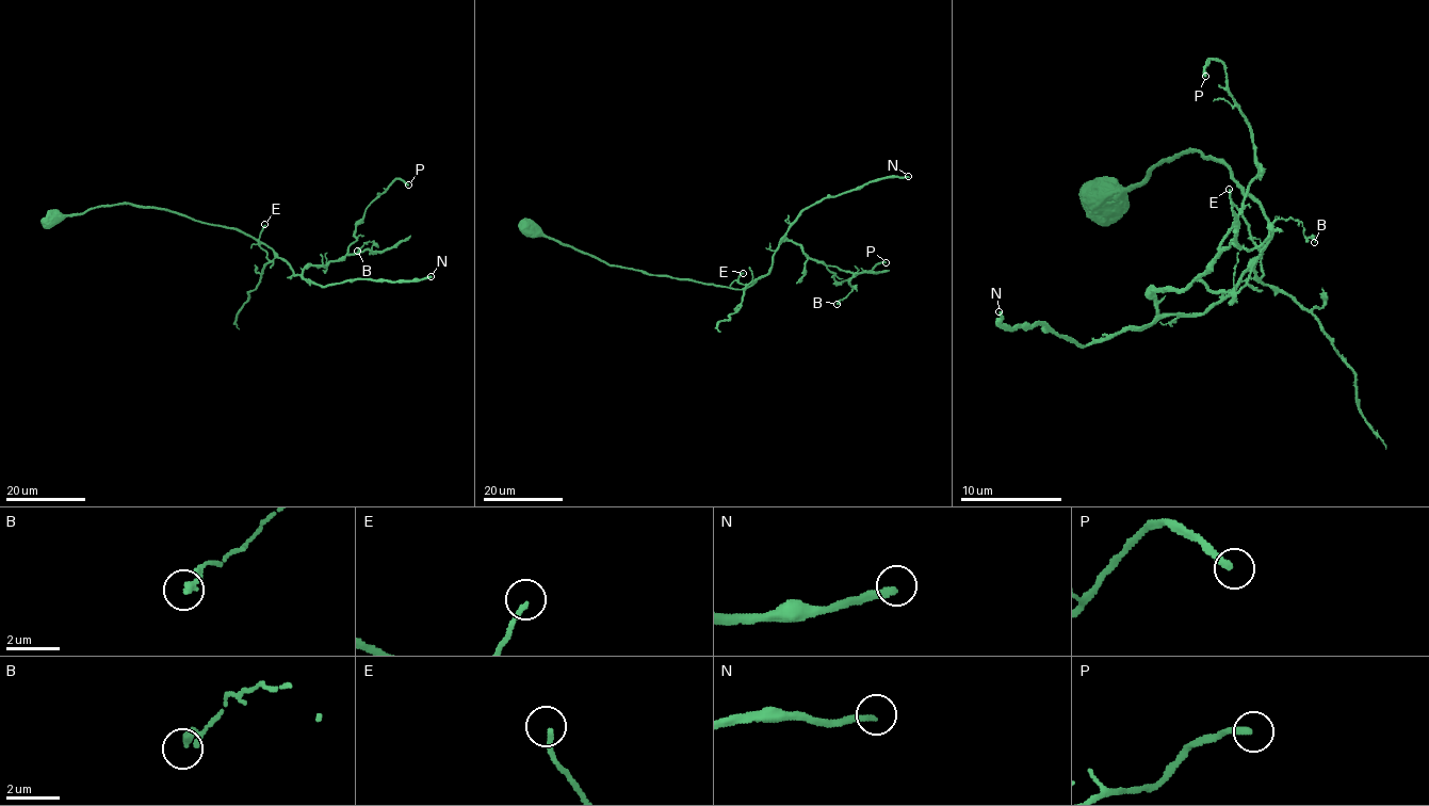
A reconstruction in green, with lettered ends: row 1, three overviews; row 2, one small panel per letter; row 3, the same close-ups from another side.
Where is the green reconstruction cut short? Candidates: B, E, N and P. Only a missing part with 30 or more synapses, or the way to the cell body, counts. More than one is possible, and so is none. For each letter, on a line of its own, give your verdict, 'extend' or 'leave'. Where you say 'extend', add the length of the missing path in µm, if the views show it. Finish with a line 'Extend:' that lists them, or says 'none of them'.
B: leave
E: leave
N: extend | 110 µm
P: leave
Extend: N

